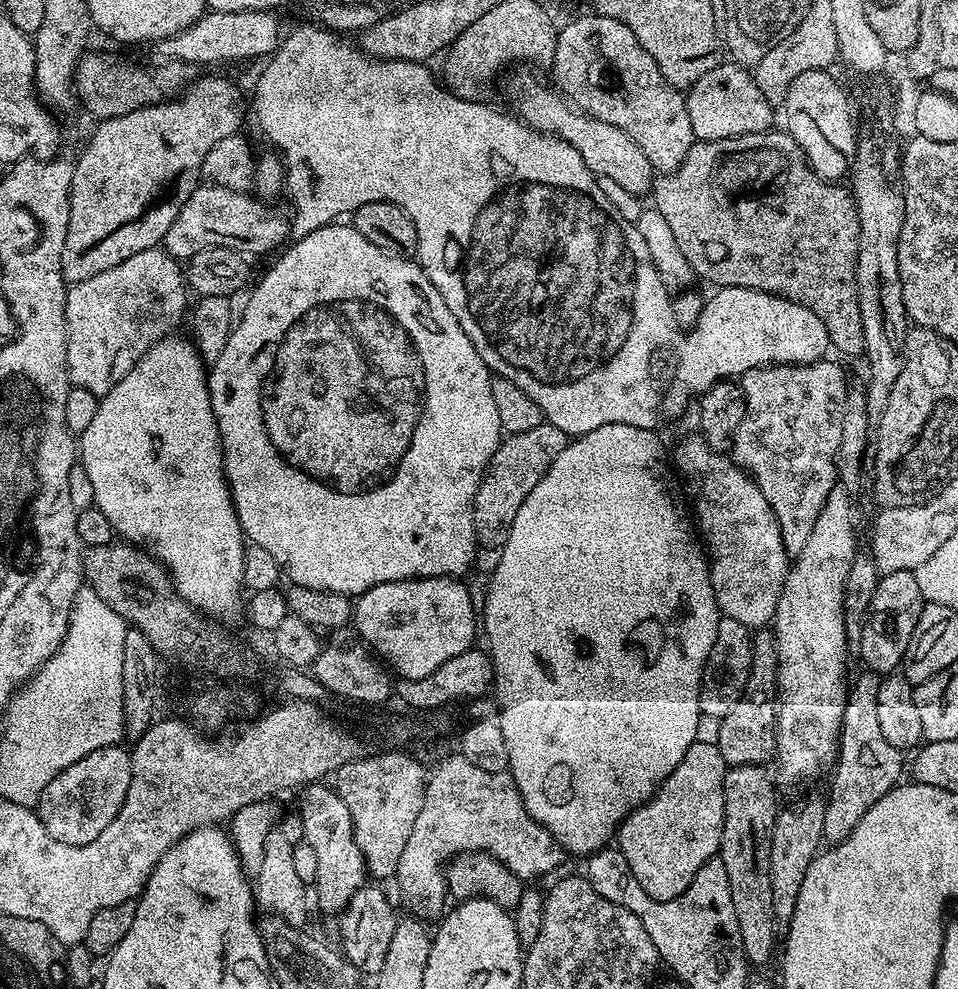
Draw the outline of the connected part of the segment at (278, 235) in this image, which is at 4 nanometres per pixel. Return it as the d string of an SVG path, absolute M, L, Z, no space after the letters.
M209 182L198 186L194 194L186 198L186 206L178 210L174 226L170 226L170 230L164 236L163 247L180 262L186 262L191 256L198 254L198 250L207 248L234 246L236 251L245 254L272 251L275 253L289 239L289 217L285 213L283 216L278 209L271 208L268 205L271 203L252 194L247 196L246 193L248 192L244 190L217 187Z

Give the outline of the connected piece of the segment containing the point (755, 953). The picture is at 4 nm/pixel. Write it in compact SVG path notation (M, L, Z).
M734 764L724 779L724 829L720 839L719 858L726 866L726 878L730 878L730 898L734 898L734 914L738 914L738 926L742 930L744 957L749 965L768 964L772 951L777 951L778 925L774 914L774 893L770 887L770 842L774 834L774 822L778 811L776 788L768 777L769 769L763 764Z

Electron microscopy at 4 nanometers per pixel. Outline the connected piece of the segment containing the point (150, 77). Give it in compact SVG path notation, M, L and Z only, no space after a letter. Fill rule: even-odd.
M89 51L81 56L76 65L76 95L81 105L85 104L96 115L97 121L118 118L130 114L130 110L145 108L151 104L163 104L175 97L193 79L191 64L167 62L161 68L147 68L144 64L131 64L128 60L115 60L100 52Z

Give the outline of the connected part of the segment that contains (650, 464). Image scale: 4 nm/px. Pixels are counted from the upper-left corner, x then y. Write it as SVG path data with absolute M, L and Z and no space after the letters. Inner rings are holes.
M607 424L590 430L585 436L575 437L546 470L542 482L526 494L514 526L499 549L496 569L487 581L485 612L482 615L484 632L488 635L487 651L492 658L494 696L500 703L498 723L502 738L506 738L508 772L520 791L526 810L538 821L565 853L587 858L600 851L613 839L620 823L632 809L649 800L660 783L682 762L682 754L690 750L696 740L700 716L700 683L714 634L722 613L714 598L712 569L705 545L694 527L693 517L684 509L676 484L672 481L674 468L670 456L664 453L664 444L651 428Z

